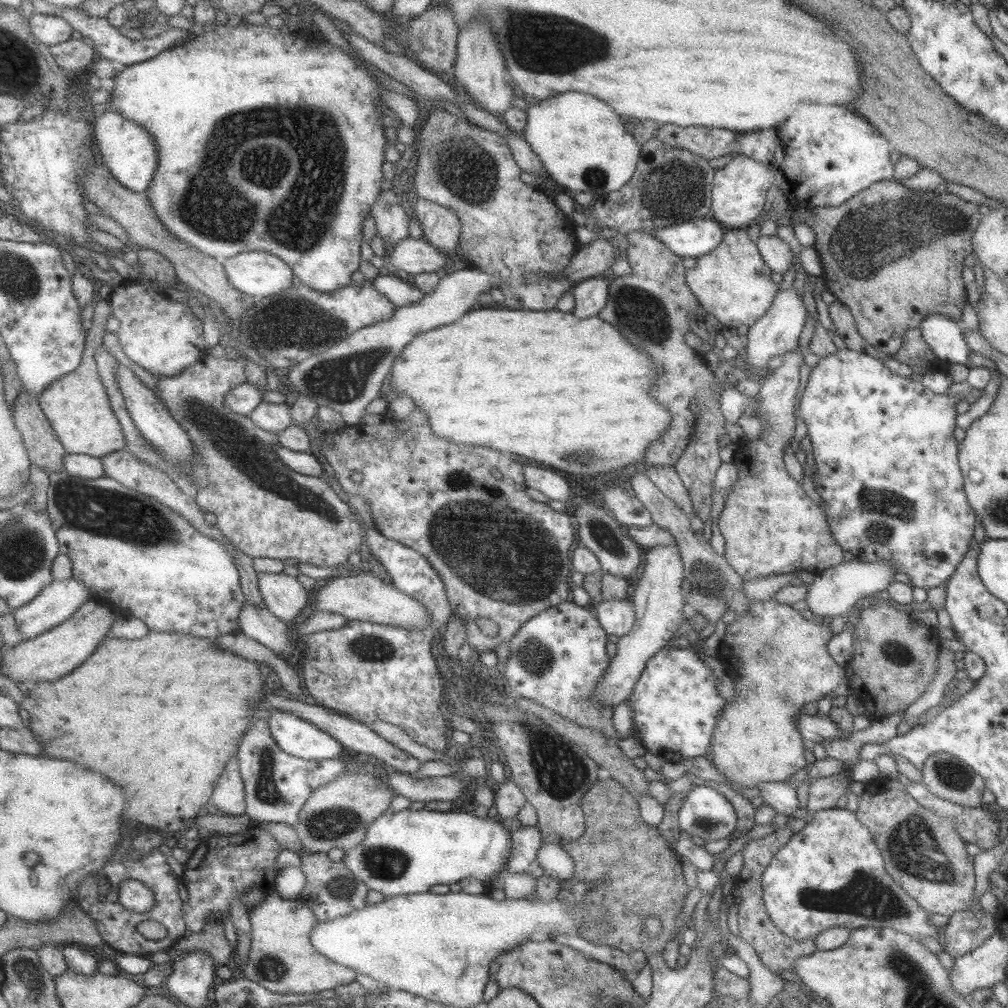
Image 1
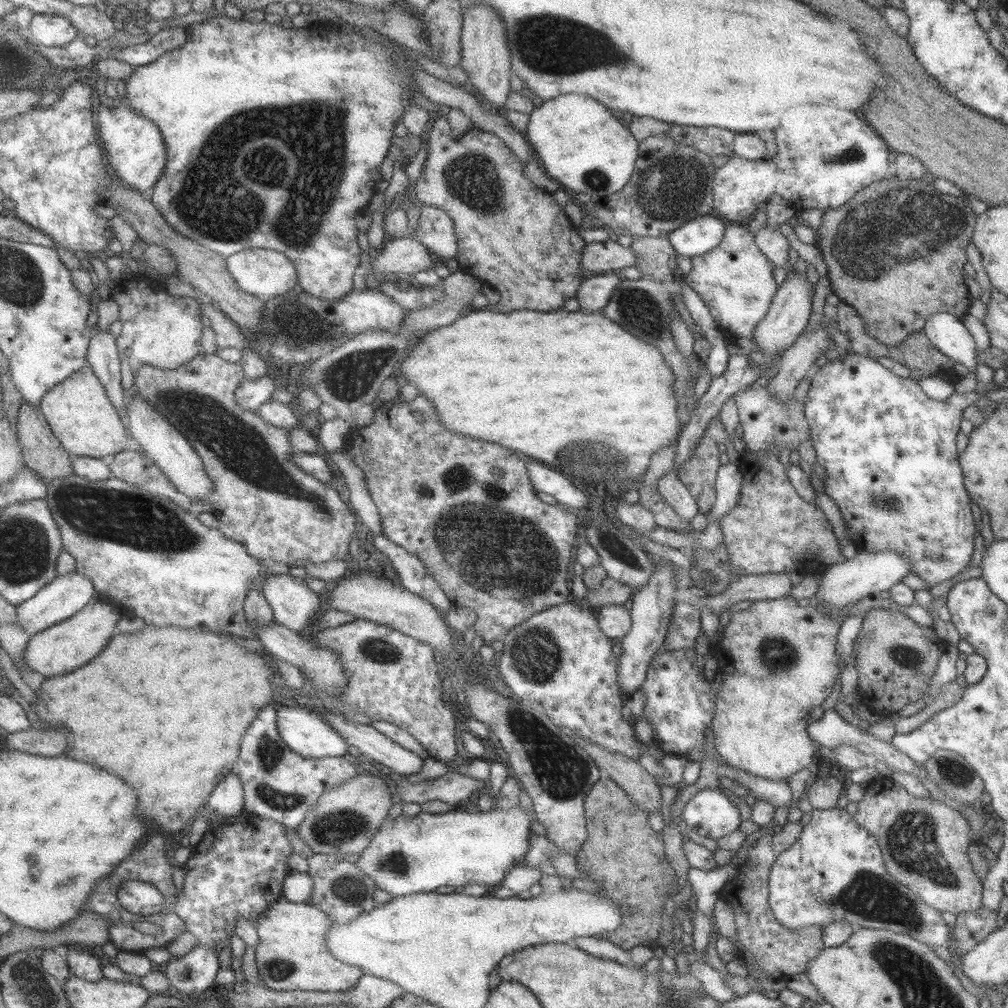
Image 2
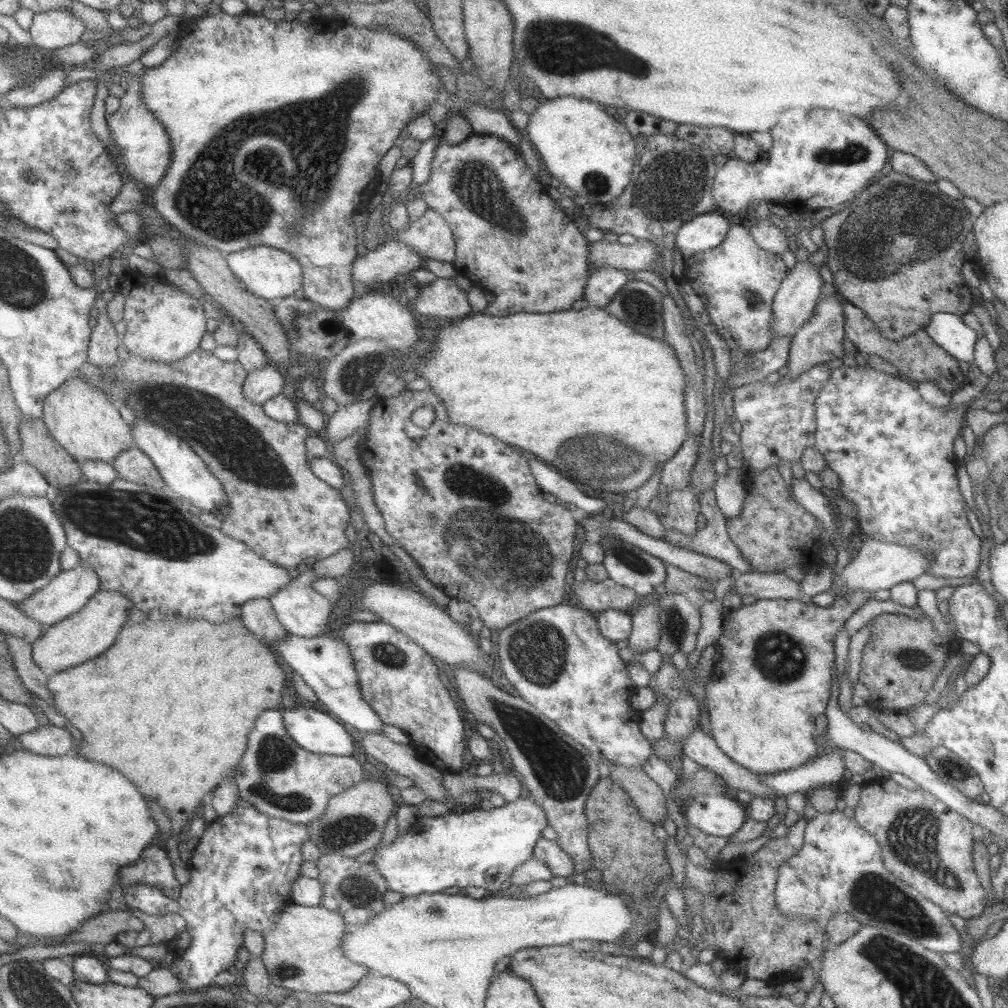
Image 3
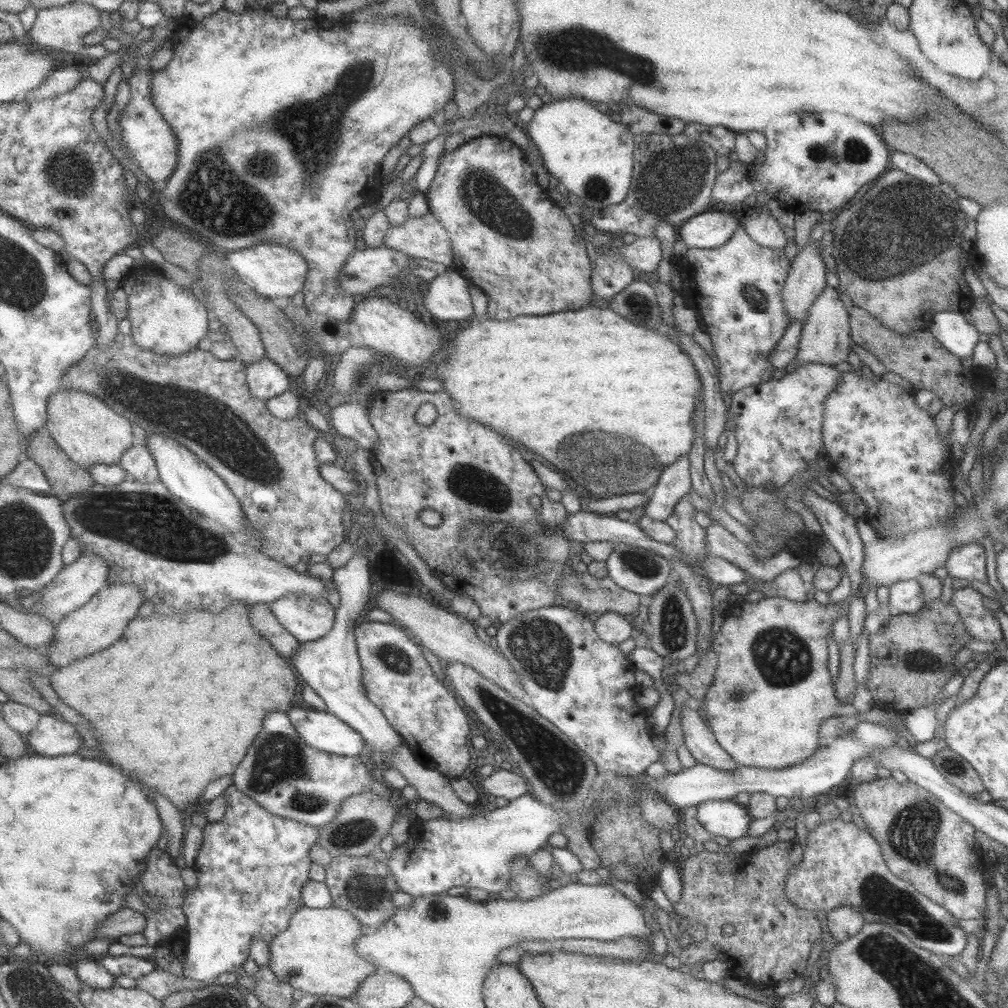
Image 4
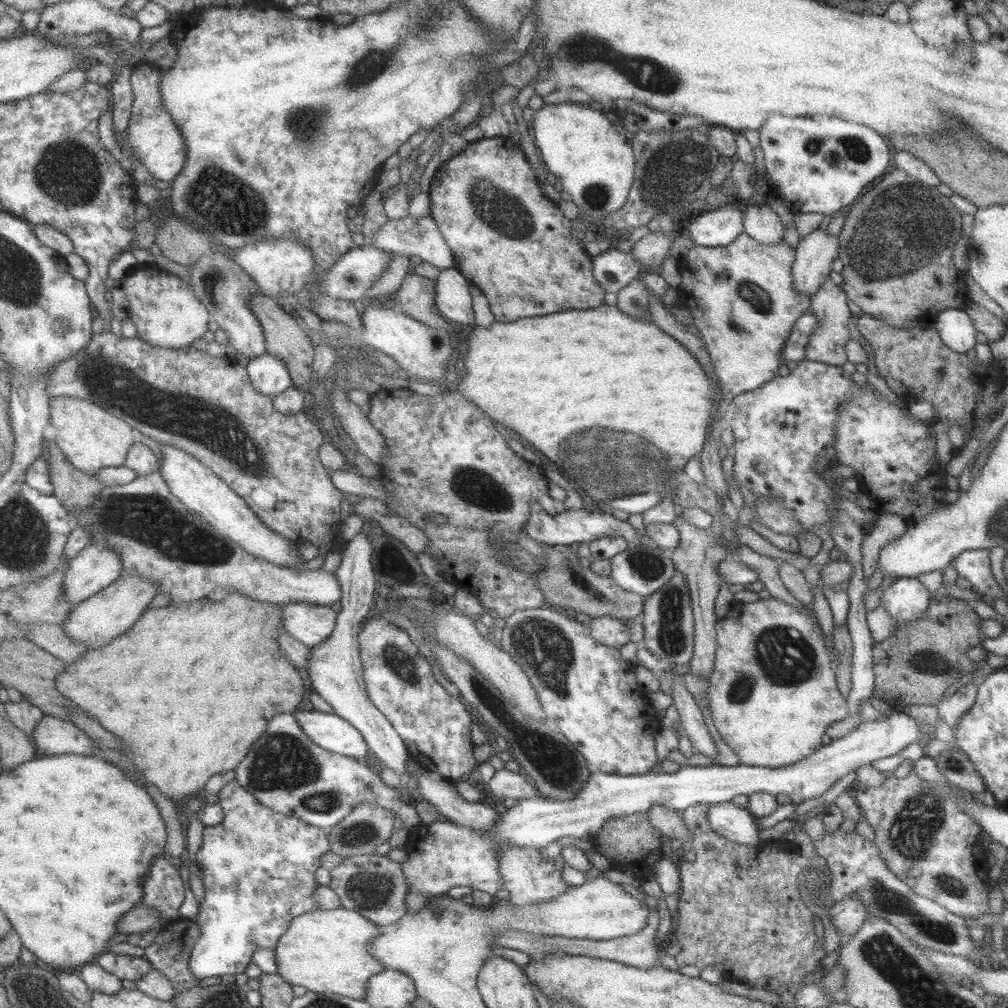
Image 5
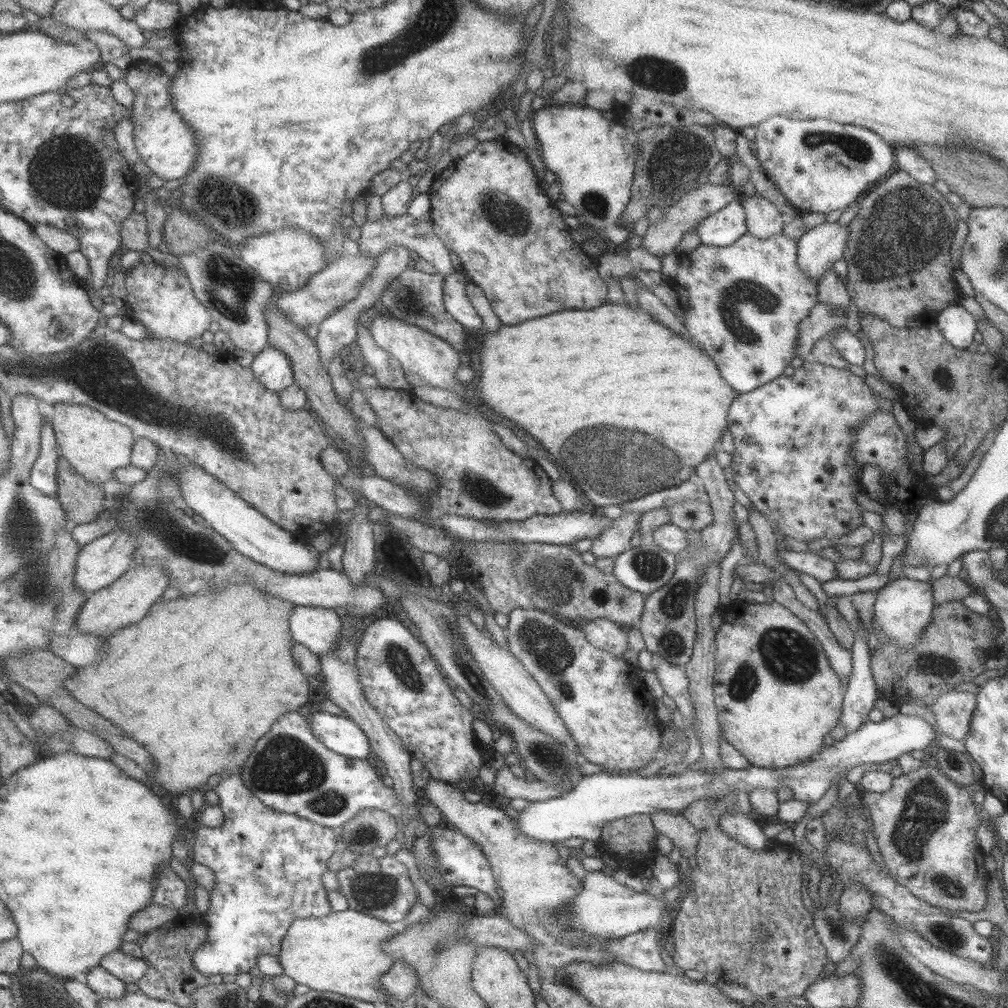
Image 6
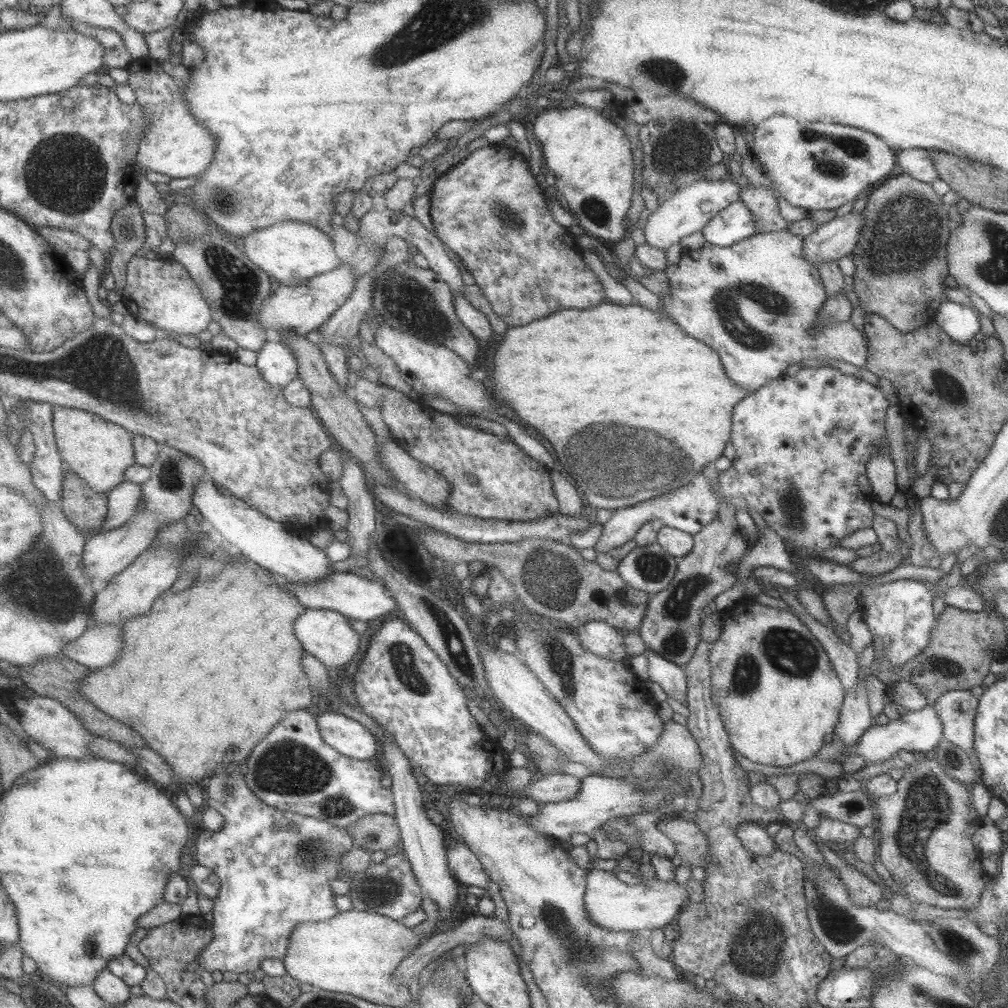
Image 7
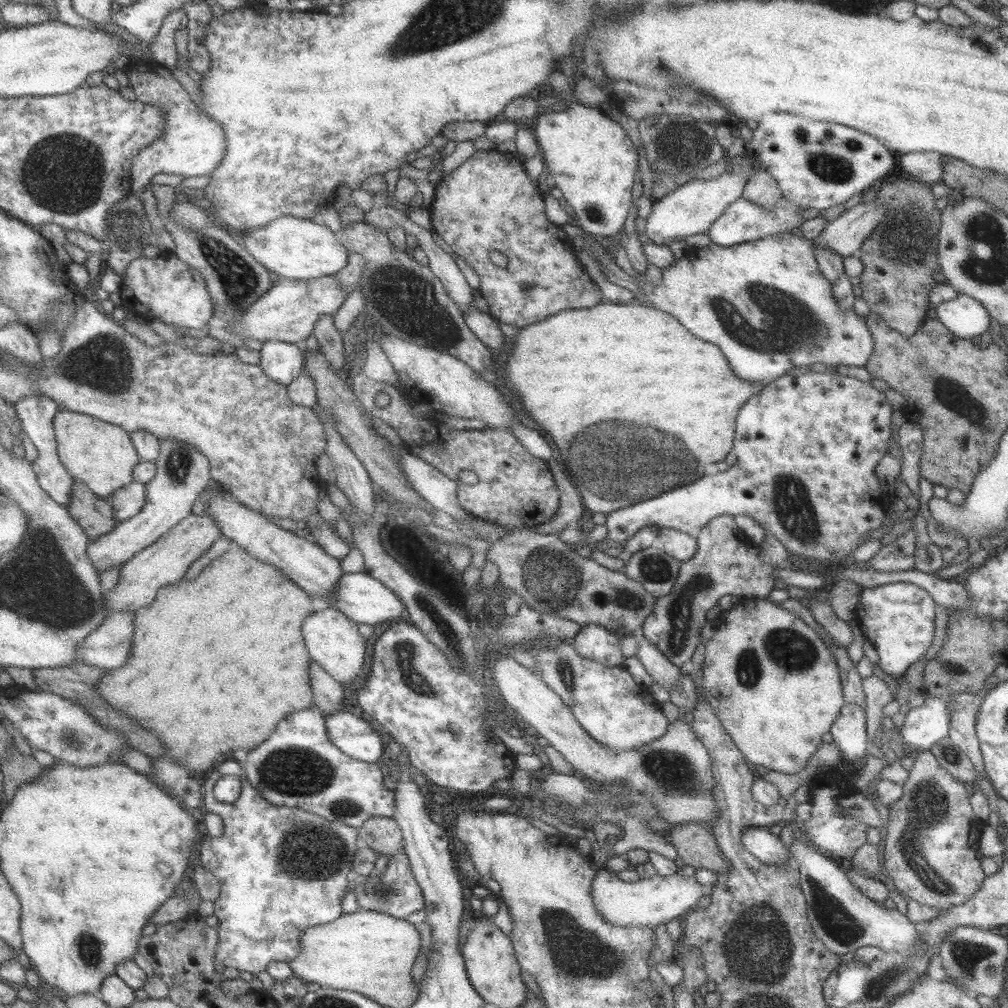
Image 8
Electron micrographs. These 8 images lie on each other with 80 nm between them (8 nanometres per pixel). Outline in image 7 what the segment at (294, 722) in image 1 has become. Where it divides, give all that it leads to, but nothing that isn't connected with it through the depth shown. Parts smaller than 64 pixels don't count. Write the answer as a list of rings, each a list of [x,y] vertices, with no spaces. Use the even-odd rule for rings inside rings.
[[[317,712],[317,717],[325,742],[344,756],[365,761],[376,761],[380,756],[376,736],[361,722],[337,712]]]

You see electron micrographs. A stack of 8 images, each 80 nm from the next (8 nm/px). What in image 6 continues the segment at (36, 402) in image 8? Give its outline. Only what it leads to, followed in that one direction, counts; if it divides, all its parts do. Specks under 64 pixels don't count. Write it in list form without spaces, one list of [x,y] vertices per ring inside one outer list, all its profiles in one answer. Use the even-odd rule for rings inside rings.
[[[46,417],[43,428],[42,451],[32,468],[30,481],[35,488],[38,488],[53,500],[57,500],[57,469],[61,452],[58,448],[58,438],[54,431],[52,418]]]

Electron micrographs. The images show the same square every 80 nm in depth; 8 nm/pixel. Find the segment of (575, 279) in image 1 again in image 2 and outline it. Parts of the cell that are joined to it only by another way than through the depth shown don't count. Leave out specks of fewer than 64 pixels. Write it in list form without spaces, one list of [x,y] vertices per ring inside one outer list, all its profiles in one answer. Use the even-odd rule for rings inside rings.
[[[609,238],[601,242],[591,242],[581,251],[578,272],[587,276],[604,271],[619,272],[625,266],[633,266],[636,256],[630,247],[623,247]]]

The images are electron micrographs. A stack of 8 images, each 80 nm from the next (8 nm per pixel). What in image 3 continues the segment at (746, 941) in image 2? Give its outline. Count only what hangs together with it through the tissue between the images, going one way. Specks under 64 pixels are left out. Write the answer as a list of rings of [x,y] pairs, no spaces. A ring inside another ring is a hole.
[[[801,816],[794,824],[789,827],[789,834],[786,837],[769,837],[756,852],[739,856],[734,860],[722,861],[717,857],[719,850],[728,842],[726,837],[711,838],[710,835],[701,833],[690,824],[687,824],[686,832],[693,838],[693,844],[698,846],[712,860],[703,869],[713,871],[716,874],[716,883],[713,890],[704,896],[697,892],[692,886],[684,885],[683,894],[685,899],[685,911],[692,915],[699,915],[707,924],[709,930],[708,946],[714,951],[715,957],[723,958],[729,968],[733,968],[737,973],[744,974],[745,978],[756,978],[764,980],[773,987],[784,982],[794,981],[799,973],[806,966],[810,966],[812,961],[822,954],[823,935],[825,930],[819,926],[815,920],[807,919],[785,919],[775,904],[773,889],[777,878],[777,867],[792,854],[797,852],[803,844],[804,828],[806,825],[804,816]],[[729,919],[730,926],[724,928],[723,920]]]

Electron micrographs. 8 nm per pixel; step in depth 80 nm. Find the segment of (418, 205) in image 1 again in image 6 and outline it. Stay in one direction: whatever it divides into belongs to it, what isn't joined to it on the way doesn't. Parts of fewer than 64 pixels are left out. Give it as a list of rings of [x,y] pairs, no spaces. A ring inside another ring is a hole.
[[[405,214],[404,216],[390,217],[383,215],[377,221],[369,221],[361,228],[361,237],[357,242],[359,250],[379,257],[384,252],[404,246],[413,252],[418,253],[420,258],[430,262],[438,272],[445,277],[455,274],[455,266],[451,260],[451,249],[445,244],[445,241],[437,234],[435,224],[431,221],[418,220],[416,217]]]

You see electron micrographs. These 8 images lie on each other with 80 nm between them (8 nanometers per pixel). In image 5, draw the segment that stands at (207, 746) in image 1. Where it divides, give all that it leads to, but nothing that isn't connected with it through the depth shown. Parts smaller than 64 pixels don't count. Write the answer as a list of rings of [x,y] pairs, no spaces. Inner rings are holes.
[[[240,592],[230,594],[225,600],[203,604],[202,602],[193,602],[191,604],[182,604],[181,606],[165,606],[158,608],[149,608],[145,614],[141,615],[141,620],[133,626],[125,635],[119,639],[113,640],[107,646],[91,650],[85,654],[85,658],[77,660],[67,667],[67,672],[55,677],[57,689],[65,694],[82,710],[92,714],[109,732],[119,736],[127,748],[123,754],[127,760],[135,765],[136,772],[143,776],[149,782],[152,782],[161,789],[163,794],[170,796],[173,800],[185,800],[204,793],[207,782],[211,776],[216,777],[229,771],[236,771],[239,764],[247,758],[249,751],[255,746],[264,732],[268,730],[269,723],[275,716],[283,713],[294,714],[299,704],[307,697],[309,691],[309,682],[306,674],[296,665],[293,665],[289,658],[285,657],[281,651],[281,642],[279,636],[285,630],[284,608],[281,604],[261,602],[253,600],[251,596],[245,596]]]

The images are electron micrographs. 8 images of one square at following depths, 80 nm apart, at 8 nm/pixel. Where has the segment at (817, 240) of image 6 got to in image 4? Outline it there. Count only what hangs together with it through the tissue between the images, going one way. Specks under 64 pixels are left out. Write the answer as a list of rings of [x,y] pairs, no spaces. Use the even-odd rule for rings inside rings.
[[[810,241],[797,251],[790,262],[787,278],[781,290],[781,302],[789,324],[804,320],[808,310],[825,289],[825,267],[819,252],[820,241]]]

